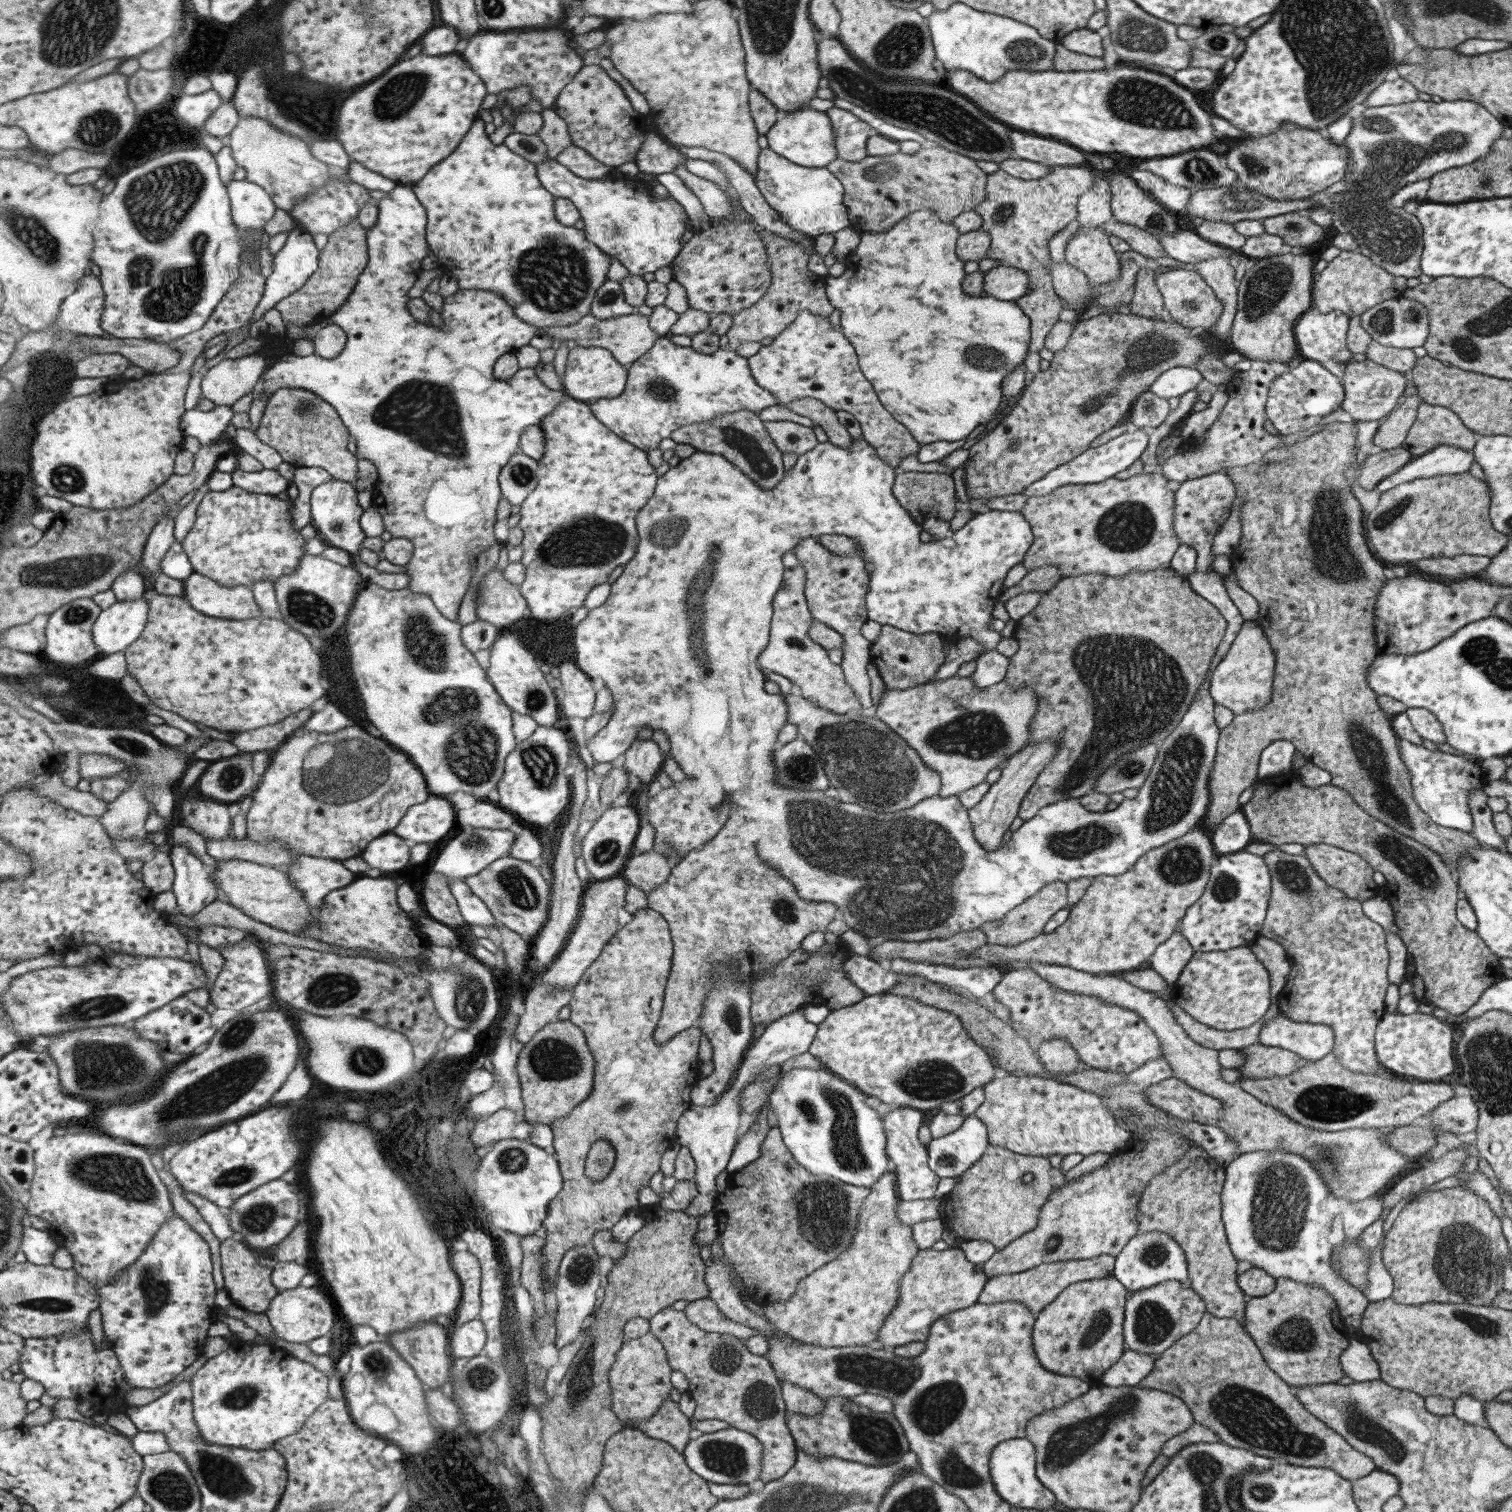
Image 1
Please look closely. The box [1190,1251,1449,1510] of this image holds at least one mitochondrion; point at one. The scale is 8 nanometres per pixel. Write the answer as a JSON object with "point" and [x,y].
{"point":[1250,1416]}

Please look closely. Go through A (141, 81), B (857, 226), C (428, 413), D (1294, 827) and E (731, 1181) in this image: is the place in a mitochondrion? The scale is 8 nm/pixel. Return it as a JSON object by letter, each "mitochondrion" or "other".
{"A":"other","B":"other","C":"mitochondrion","D":"other","E":"other"}

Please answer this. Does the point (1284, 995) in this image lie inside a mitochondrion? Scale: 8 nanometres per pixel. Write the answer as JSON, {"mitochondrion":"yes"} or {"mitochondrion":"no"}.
{"mitochondrion":"no"}

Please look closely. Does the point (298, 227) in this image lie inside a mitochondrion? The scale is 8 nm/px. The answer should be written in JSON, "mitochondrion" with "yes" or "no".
{"mitochondrion":"no"}

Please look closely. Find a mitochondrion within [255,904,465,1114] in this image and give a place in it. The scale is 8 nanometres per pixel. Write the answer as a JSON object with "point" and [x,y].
{"point":[331,989]}

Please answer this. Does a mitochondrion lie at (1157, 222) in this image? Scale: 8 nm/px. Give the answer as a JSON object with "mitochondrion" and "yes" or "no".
{"mitochondrion":"yes"}

